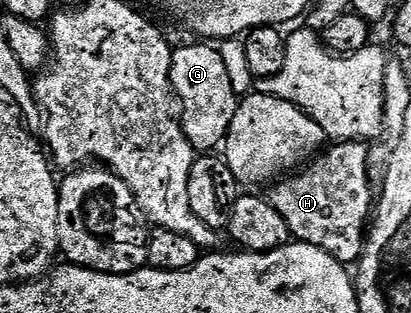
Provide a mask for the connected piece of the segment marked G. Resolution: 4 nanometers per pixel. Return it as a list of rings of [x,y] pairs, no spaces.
[[[203,42],[177,48],[171,55],[171,87],[179,103],[183,133],[192,148],[197,152],[211,152],[217,144],[222,145],[239,100],[231,88],[220,51]]]

